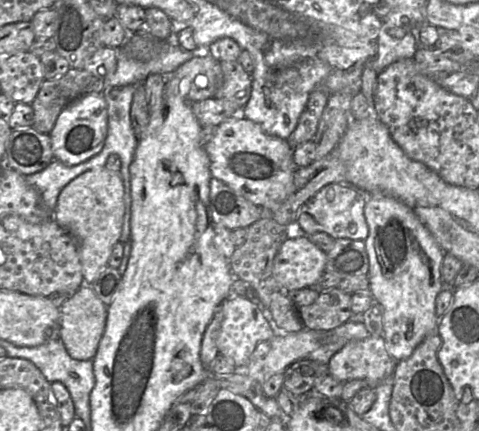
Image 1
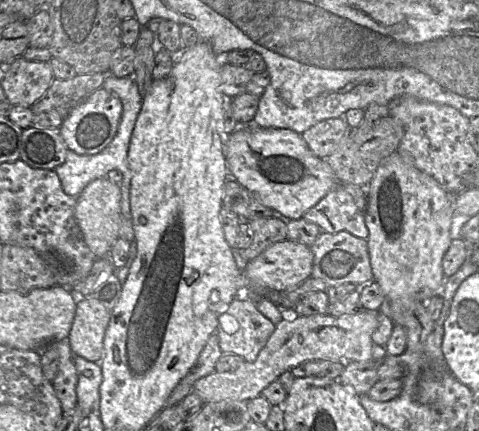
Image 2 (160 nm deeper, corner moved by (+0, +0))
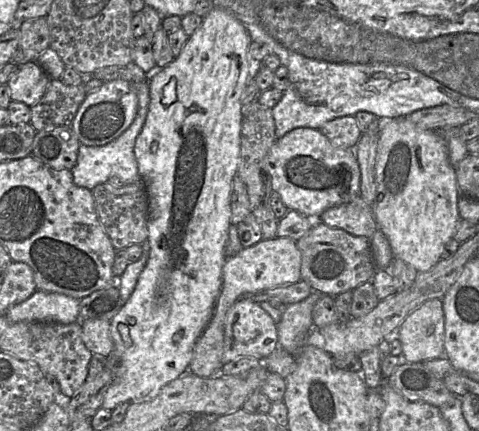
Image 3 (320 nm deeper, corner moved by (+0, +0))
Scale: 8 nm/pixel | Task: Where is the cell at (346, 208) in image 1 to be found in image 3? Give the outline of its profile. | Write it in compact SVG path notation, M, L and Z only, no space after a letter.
M362 196L352 202L325 210L318 219L329 227L342 229L351 235L371 239L378 230L371 205Z

